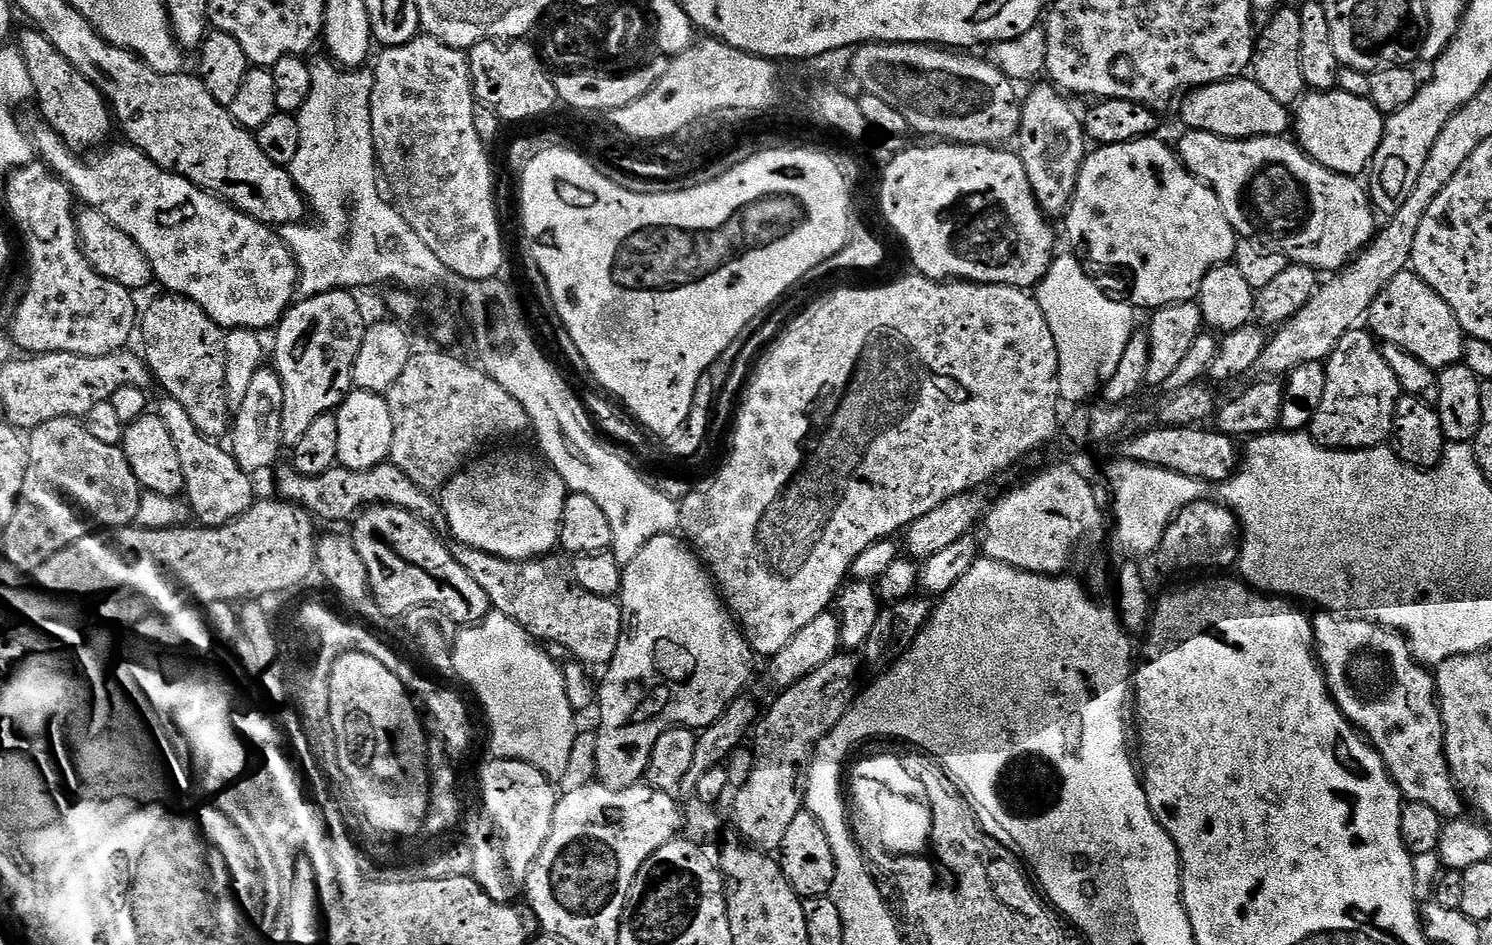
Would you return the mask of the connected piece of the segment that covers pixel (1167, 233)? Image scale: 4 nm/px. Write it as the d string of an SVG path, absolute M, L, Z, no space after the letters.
M1149 138L1147 140L1131 140L1121 144L1106 144L1089 151L1084 157L1084 165L1078 174L1078 186L1072 199L1072 204L1068 207L1066 221L1068 220L1068 236L1081 248L1088 252L1088 256L1096 264L1101 264L1104 268L1125 268L1132 272L1132 297L1131 303L1137 309L1148 308L1155 310L1165 308L1171 304L1187 304L1195 301L1200 294L1202 278L1210 274L1212 268L1219 264L1227 264L1236 255L1236 241L1238 239L1235 230L1230 226L1230 222L1224 217L1222 202L1214 194L1214 190L1208 187L1204 181L1193 176L1183 164L1175 151L1172 152L1160 141L1160 138Z

